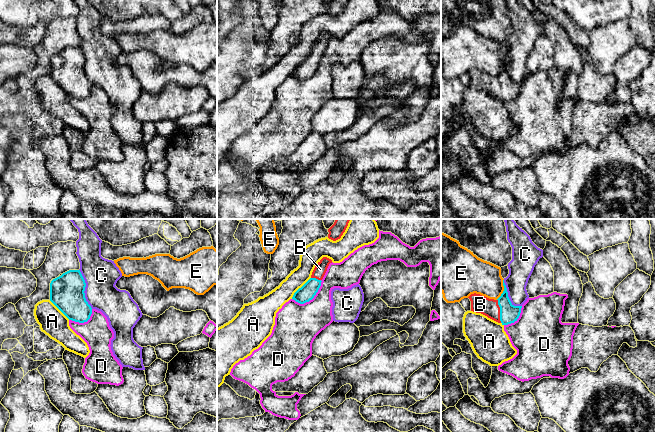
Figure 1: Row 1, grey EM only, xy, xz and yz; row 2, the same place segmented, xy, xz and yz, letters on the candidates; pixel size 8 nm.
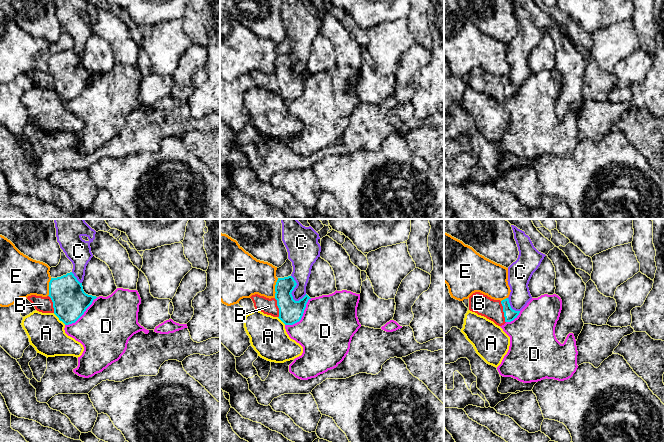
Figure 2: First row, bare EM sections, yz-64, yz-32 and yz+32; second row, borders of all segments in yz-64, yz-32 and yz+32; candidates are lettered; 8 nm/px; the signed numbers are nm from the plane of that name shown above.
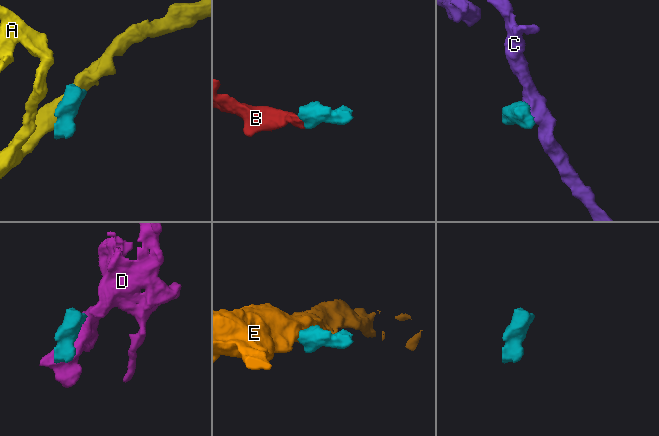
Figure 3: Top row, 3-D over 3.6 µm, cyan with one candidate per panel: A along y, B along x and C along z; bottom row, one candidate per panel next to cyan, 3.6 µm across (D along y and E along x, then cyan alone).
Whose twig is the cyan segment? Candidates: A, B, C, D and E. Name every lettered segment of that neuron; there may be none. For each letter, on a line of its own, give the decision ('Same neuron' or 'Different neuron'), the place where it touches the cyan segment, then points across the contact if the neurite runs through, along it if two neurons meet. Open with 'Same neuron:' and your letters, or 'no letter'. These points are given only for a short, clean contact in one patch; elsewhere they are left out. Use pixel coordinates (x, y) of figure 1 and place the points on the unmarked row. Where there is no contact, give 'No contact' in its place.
Same neuron: B
A: Different neuron. Touches cyan at xz (299, 64)
B: Same neuron. Touches cyan at yz (500, 87). Path across: yz (509, 89), (500, 87), (480, 80)
C: Different neuron. Touches cyan at xy (84, 65). Boundary: xy (79, 45), (85, 59), (84, 73), (92, 84)
D: Different neuron. Touches cyan at xz (311, 75)
E: Different neuron. Touches cyan at yz (504, 65). Boundary: yz (503, 55), (503, 68), (496, 75)

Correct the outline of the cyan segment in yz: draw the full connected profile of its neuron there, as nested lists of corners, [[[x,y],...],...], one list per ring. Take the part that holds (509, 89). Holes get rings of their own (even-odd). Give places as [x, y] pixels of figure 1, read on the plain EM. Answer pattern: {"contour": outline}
{"contour": [[[504,56],[503,62],[504,67],[497,76],[489,75],[476,69],[471,70],[468,73],[471,77],[471,87],[481,89],[502,101],[517,97],[522,82],[514,82],[511,79]]]}

